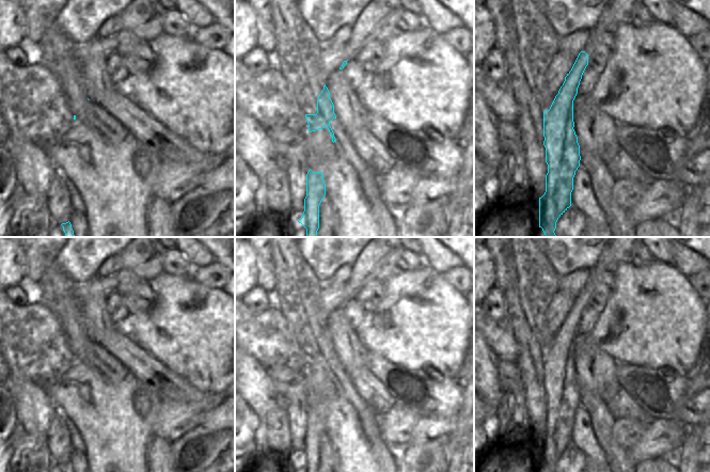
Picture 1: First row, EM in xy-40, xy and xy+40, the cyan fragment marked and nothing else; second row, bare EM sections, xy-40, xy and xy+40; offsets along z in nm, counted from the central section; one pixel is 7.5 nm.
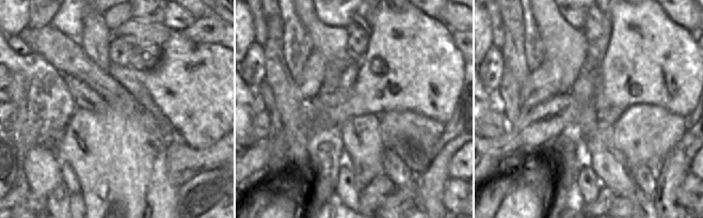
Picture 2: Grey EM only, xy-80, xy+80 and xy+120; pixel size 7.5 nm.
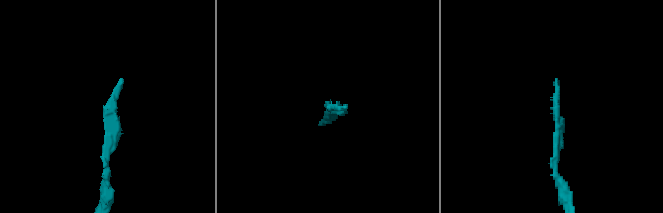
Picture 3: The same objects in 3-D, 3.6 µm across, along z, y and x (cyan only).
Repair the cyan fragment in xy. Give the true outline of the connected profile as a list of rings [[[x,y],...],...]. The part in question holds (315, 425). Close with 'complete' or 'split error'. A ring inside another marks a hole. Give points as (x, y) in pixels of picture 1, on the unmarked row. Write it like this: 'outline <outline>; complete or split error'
outline [[[311,408],[306,413],[306,436],[304,438],[304,451],[298,459],[306,472],[317,472],[319,468],[319,444],[326,435],[326,423],[322,411],[313,411]]]; complete

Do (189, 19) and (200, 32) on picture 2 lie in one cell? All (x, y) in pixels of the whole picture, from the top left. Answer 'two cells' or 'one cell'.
two cells

